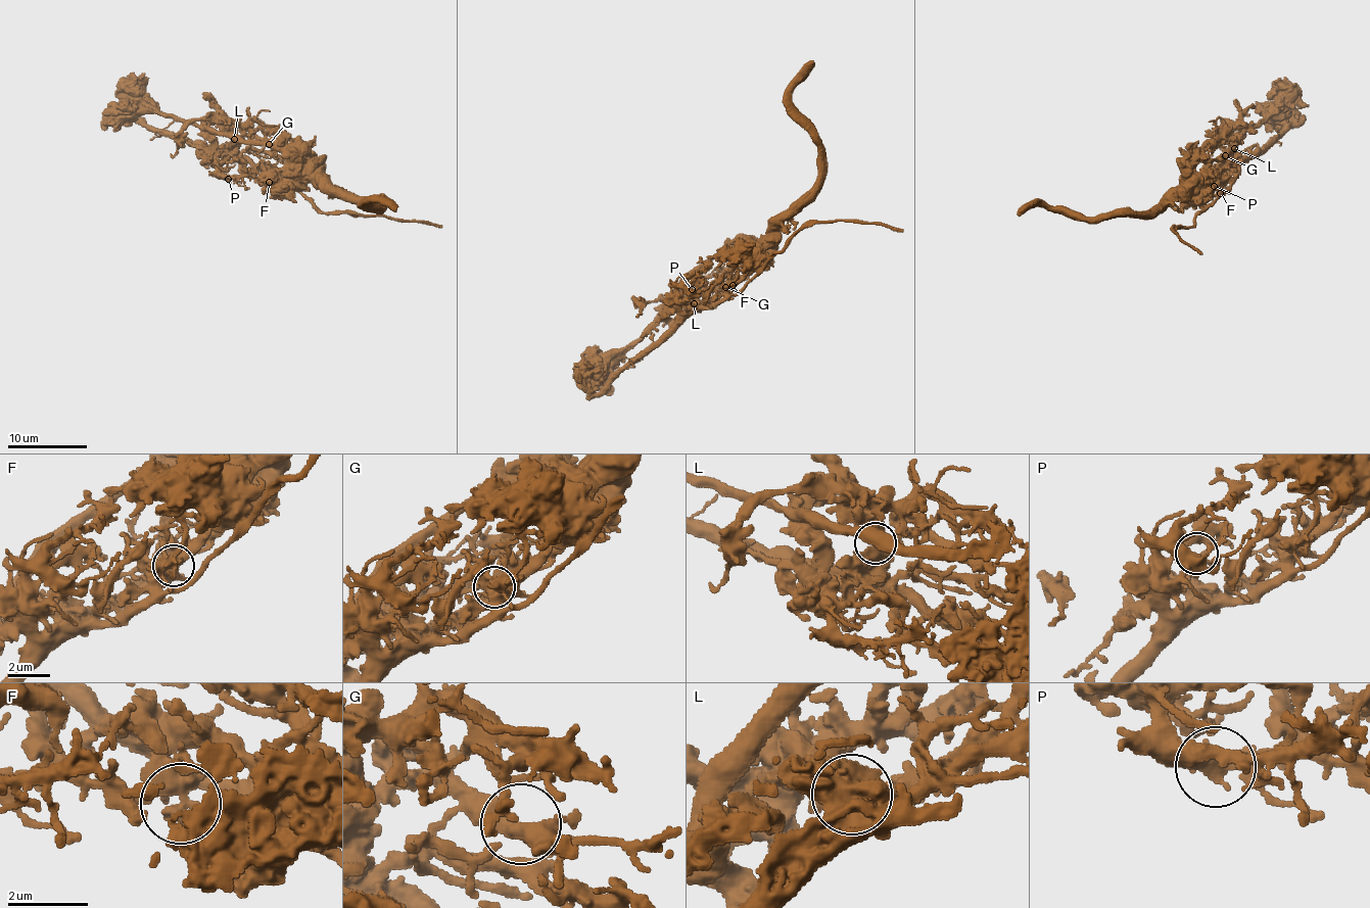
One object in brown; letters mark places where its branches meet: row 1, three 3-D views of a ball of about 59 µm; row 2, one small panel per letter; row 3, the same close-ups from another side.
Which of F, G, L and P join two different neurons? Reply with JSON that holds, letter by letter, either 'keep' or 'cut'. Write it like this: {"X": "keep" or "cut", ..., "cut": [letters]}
{"F": "cut", "G": "keep", "L": "keep", "P": "keep", "cut": ["F"]}

